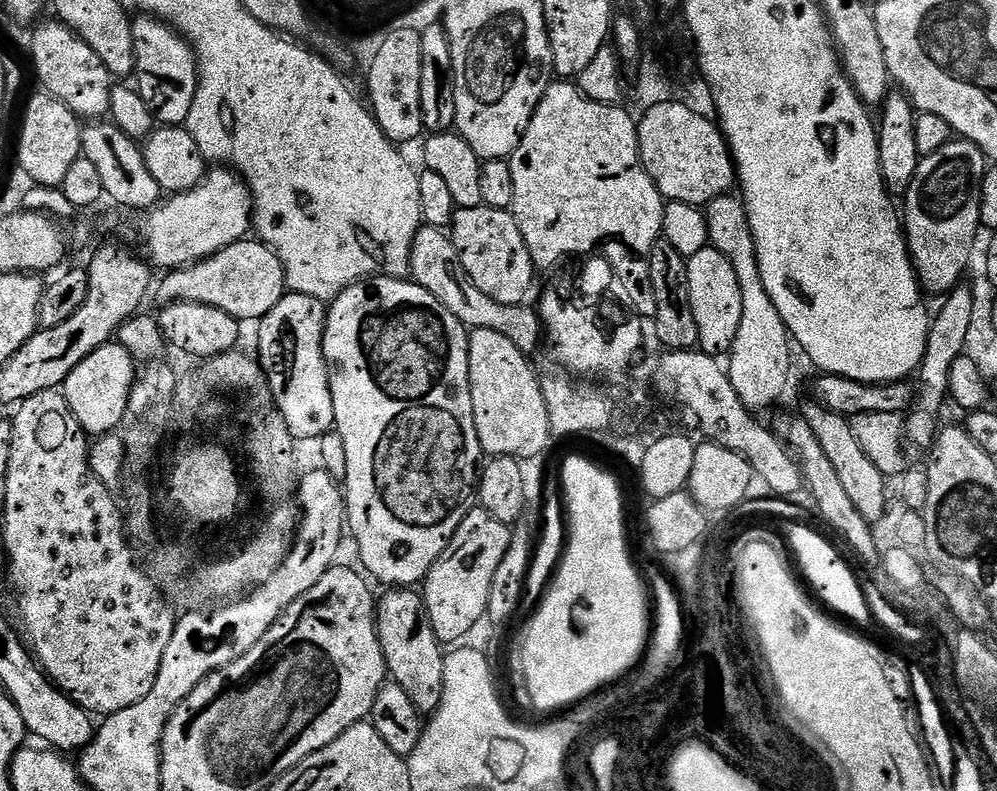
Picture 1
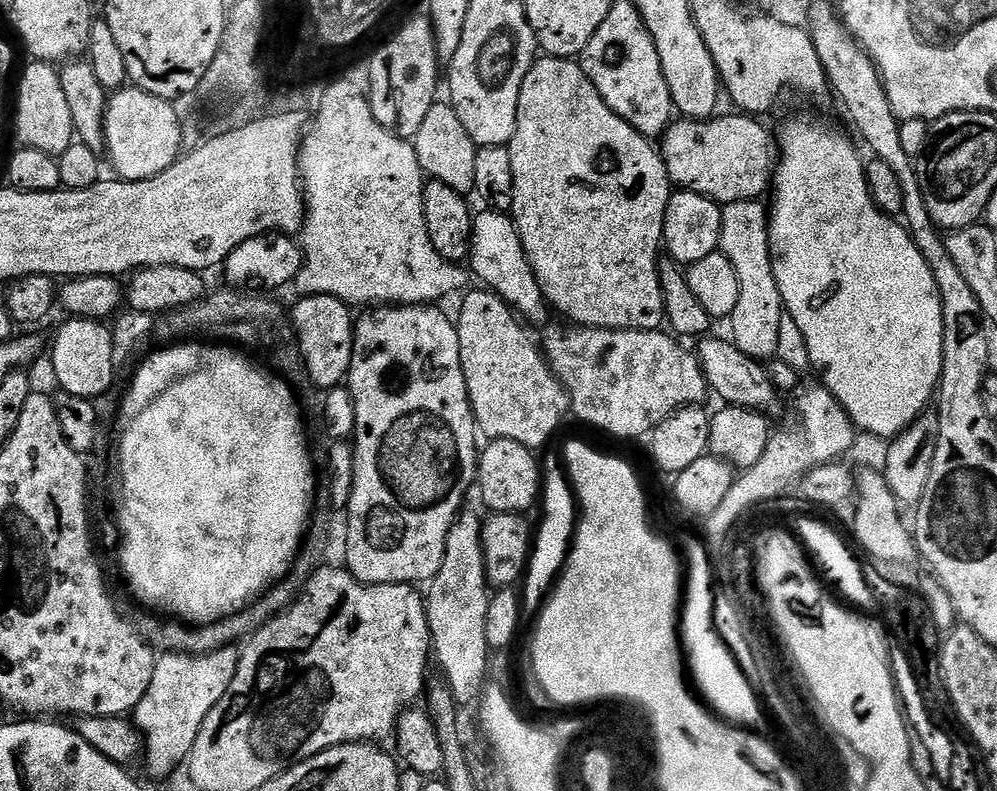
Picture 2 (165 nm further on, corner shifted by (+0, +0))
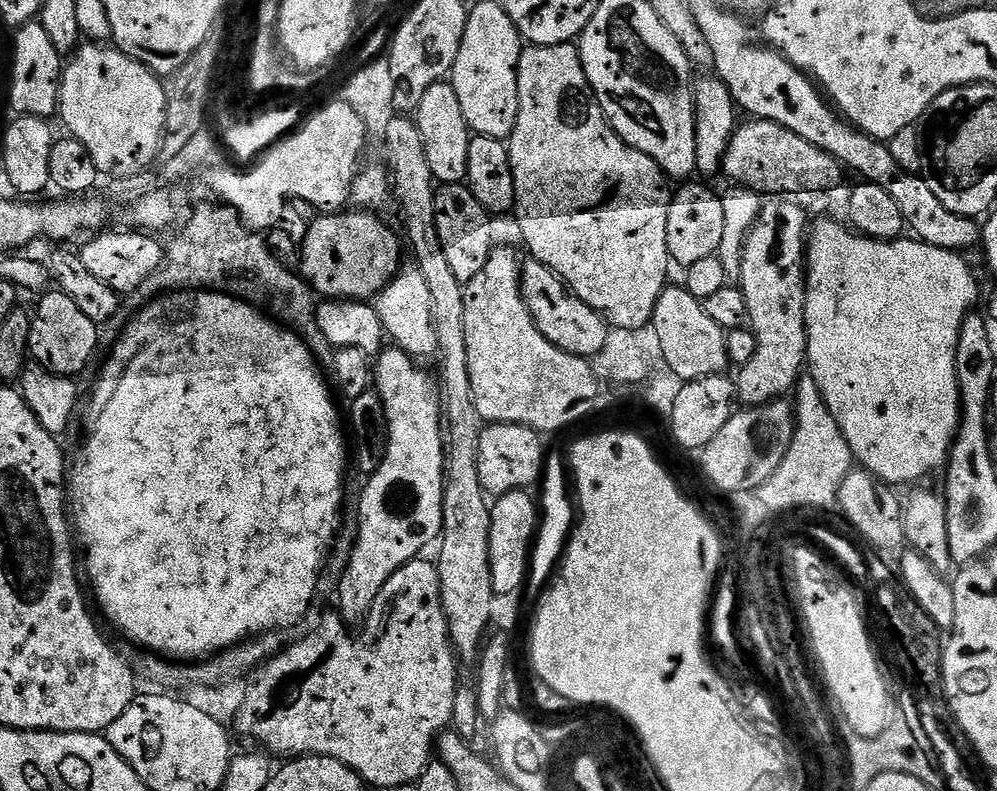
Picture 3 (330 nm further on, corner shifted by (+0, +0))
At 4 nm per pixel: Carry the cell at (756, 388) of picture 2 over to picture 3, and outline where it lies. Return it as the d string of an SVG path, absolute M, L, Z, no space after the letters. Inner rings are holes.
M665 287L658 298L658 306L652 315L651 327L658 334L662 345L662 354L668 363L668 369L681 382L701 380L707 376L719 376L730 368L728 359L728 337L723 328L706 314L703 303L688 293L687 287Z

